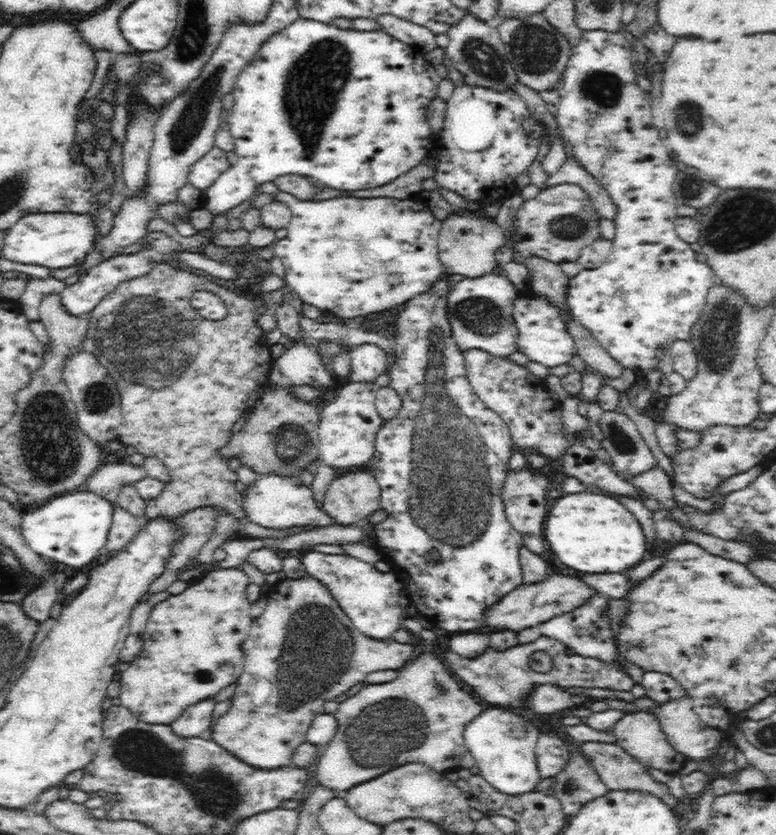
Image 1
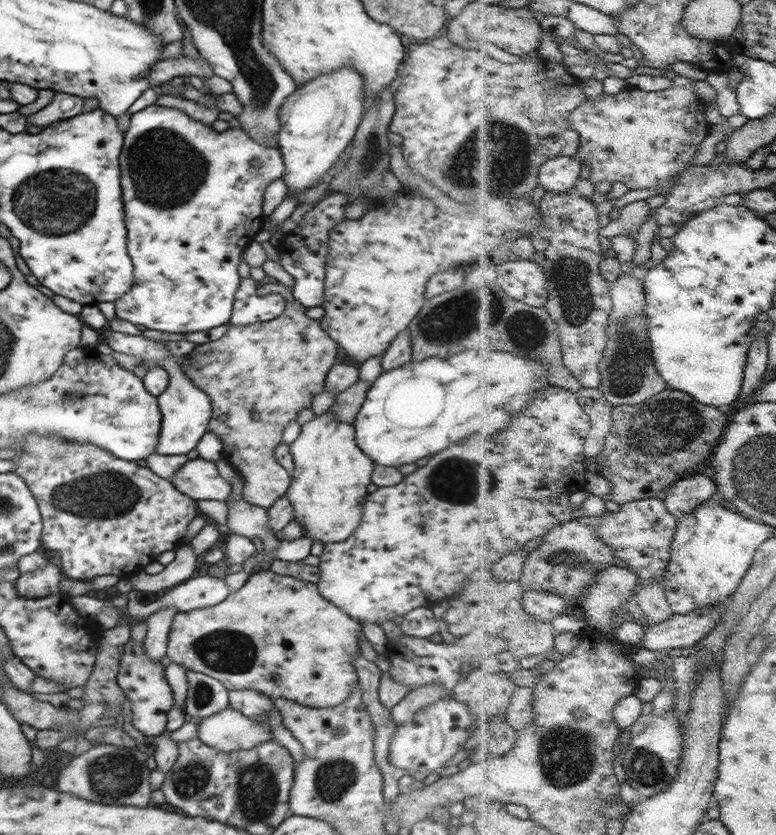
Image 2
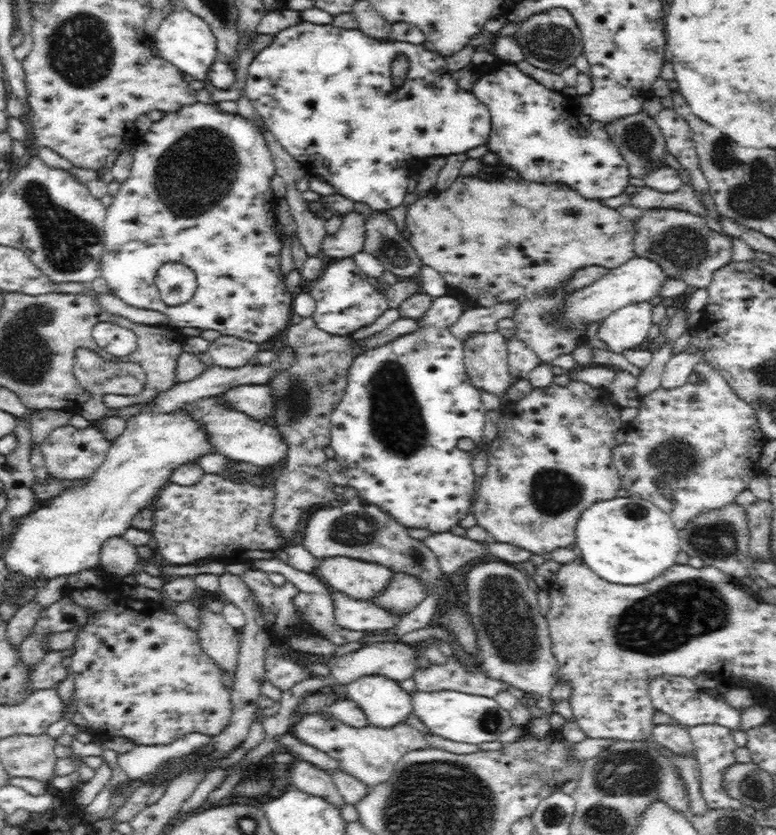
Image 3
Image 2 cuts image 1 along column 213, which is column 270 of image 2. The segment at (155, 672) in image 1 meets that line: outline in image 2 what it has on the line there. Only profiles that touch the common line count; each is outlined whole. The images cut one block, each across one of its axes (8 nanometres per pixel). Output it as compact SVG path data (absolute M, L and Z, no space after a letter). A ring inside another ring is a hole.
M256 570L242 588L230 593L222 602L204 608L190 610L188 612L179 612L174 616L170 626L167 642L167 656L172 662L184 665L186 670L201 672L219 680L229 691L230 690L256 690L260 694L264 694L271 698L284 698L292 700L296 704L306 705L310 708L330 708L338 704L342 704L352 692L358 690L359 678L356 673L356 667L352 665L352 660L361 654L360 640L363 633L362 625L354 620L351 615L344 612L338 605L332 604L326 600L320 593L316 583L305 582L296 577L279 576L270 571Z

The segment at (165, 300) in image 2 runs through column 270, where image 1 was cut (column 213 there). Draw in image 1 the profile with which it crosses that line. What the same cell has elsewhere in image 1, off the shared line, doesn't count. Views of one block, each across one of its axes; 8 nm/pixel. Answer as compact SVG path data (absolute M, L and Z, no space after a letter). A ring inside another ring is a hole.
M211 148L204 156L198 158L196 164L192 164L186 183L194 185L201 194L222 174L226 169L230 169L231 165L226 159L226 152L219 148Z

